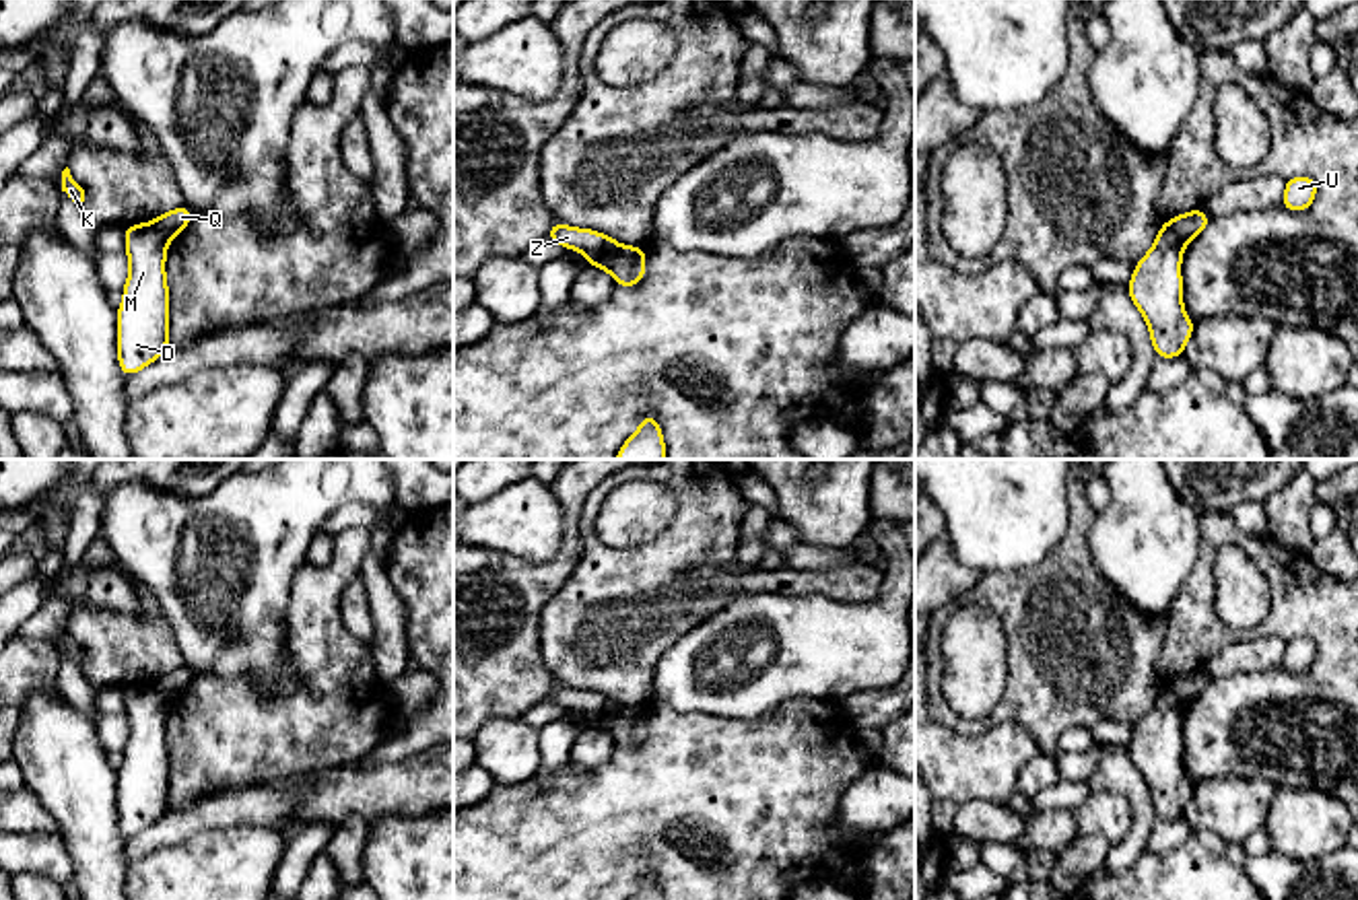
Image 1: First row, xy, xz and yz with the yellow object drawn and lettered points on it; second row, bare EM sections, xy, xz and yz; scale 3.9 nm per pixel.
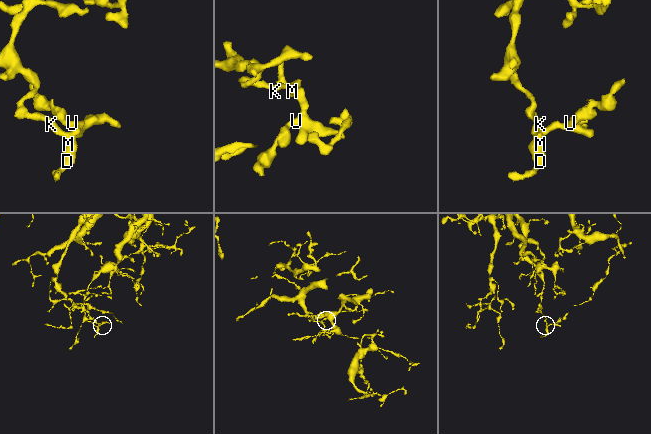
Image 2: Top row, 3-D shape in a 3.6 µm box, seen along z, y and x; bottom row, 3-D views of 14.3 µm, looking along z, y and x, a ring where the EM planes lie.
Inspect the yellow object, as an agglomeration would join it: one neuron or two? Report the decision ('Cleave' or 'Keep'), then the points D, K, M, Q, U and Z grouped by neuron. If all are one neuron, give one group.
Cleave. Groups: D K M Z / Q U

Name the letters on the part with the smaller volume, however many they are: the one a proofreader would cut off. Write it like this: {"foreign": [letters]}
{"foreign": ["Q", "U"]}

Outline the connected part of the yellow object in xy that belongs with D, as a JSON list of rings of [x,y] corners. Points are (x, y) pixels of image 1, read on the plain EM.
[[[152,684],[124,690],[130,737],[117,768],[117,820],[126,838],[169,809],[169,752],[165,715],[169,698]]]

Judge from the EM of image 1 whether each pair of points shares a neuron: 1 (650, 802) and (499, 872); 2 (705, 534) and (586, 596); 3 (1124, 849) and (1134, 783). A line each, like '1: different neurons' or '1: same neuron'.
1: same neuron
2: same neuron
3: same neuron

